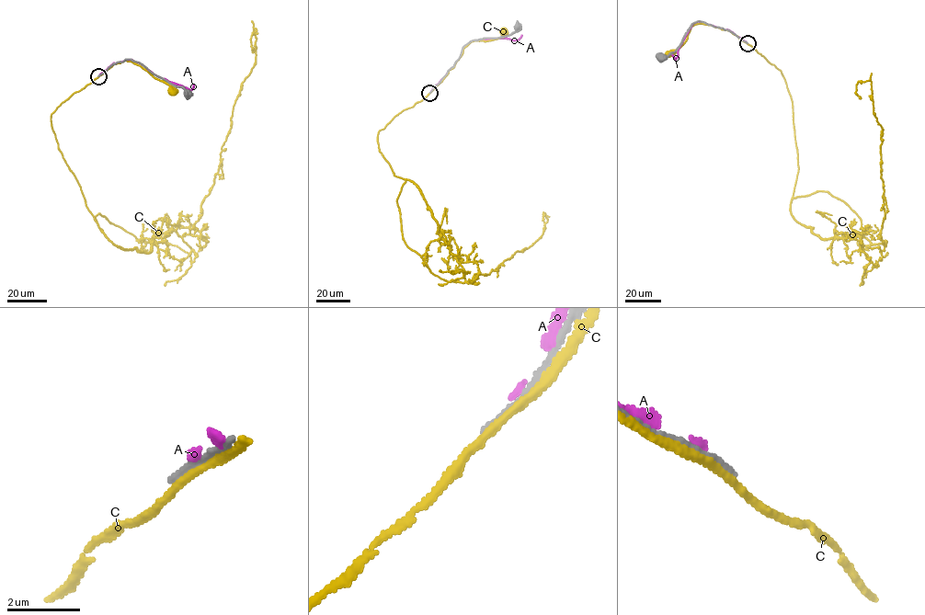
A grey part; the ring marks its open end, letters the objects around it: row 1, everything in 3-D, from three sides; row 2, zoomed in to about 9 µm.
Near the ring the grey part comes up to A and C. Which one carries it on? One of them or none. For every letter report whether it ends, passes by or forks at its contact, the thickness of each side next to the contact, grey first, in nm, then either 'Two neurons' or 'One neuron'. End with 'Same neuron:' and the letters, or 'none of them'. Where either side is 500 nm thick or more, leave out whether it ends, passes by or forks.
A: It ends there. Thickness 160 nm (grey) against 150 nm. Two neurons
C: It passes by. Thickness 150 nm (grey) against 240 nm. Two neurons
Same neuron: none of them

